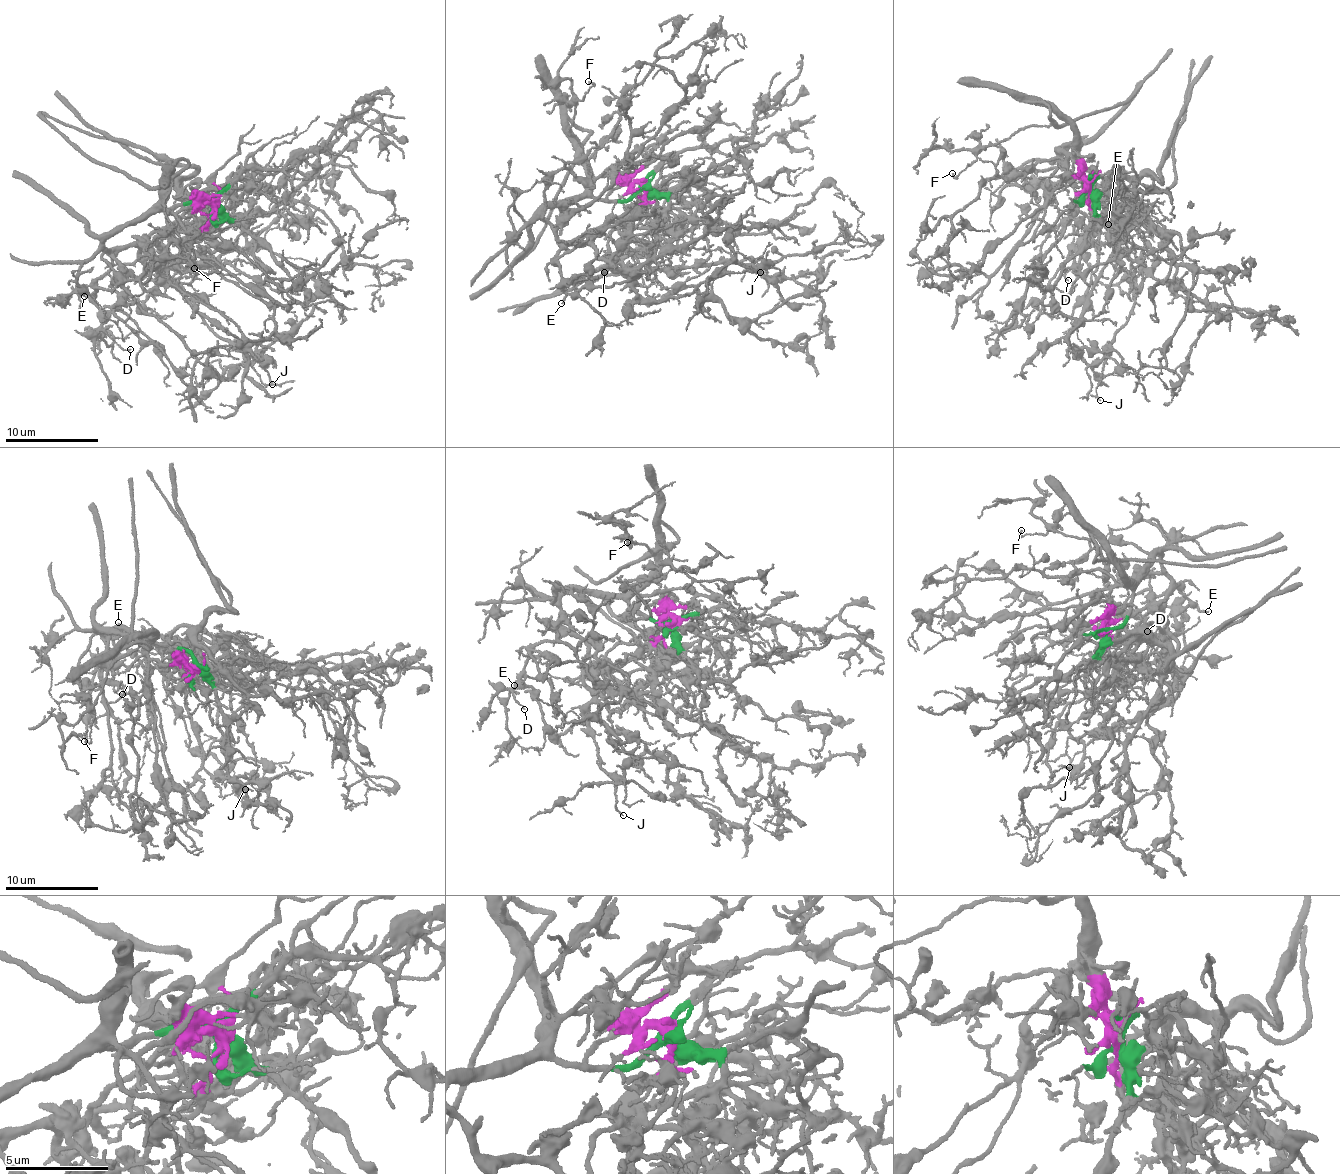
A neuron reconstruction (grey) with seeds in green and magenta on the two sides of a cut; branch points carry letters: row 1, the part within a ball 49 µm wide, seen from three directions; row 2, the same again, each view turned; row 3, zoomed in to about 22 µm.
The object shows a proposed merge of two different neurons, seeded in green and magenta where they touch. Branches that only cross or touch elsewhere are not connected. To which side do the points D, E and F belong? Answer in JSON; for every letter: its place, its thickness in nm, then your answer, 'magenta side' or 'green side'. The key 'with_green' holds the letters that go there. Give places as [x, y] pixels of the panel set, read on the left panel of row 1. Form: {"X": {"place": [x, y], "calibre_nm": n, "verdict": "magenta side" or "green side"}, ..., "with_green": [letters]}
{"D": {"place": [130, 349], "calibre_nm": 100, "verdict": "green side"}, "E": {"place": [84, 296], "calibre_nm": 160, "verdict": "green side"}, "F": {"place": [194, 268], "calibre_nm": 180, "verdict": "green side"}, "with_green": ["D", "E", "F"]}

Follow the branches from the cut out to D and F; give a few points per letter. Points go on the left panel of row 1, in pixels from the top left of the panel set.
D: (212, 205), (200, 200), (142, 214), (107, 236), (112, 265), (97, 282), (96, 306), (107, 333), (131, 349)
F: (212, 205), (161, 208), (166, 174), (175, 162), (187, 168), (173, 180), (163, 205), (194, 268)

